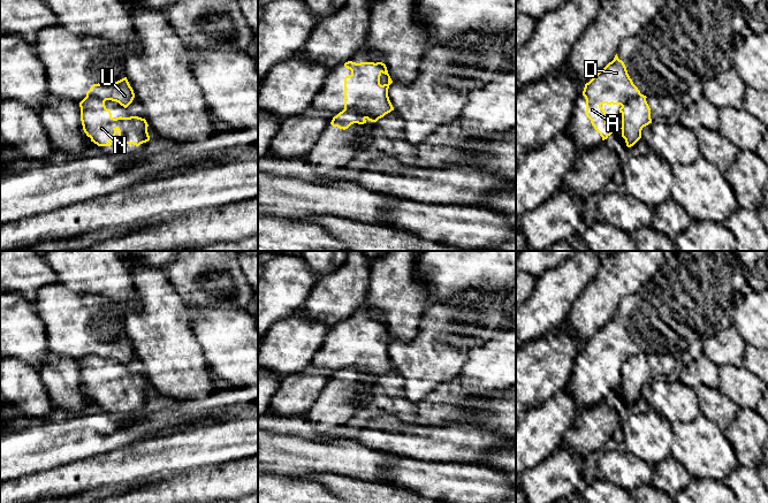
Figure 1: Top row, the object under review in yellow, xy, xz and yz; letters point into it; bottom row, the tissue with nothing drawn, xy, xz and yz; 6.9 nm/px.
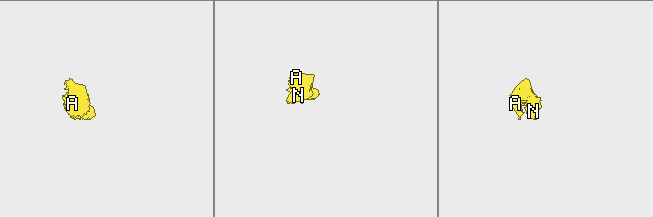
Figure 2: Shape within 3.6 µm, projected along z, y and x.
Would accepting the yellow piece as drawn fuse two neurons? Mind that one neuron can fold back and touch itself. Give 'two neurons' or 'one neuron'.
two neurons

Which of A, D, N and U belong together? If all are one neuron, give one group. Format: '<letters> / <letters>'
A D U / N

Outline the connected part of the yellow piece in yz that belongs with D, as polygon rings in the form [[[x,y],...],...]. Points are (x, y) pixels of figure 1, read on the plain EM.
[[[617,312],[611,320],[585,342],[583,349],[586,357],[585,372],[602,398],[607,397],[613,390],[607,381],[608,372],[601,364],[603,361],[621,363],[619,371],[622,371],[623,365],[640,352],[630,336],[624,320],[618,317]]]

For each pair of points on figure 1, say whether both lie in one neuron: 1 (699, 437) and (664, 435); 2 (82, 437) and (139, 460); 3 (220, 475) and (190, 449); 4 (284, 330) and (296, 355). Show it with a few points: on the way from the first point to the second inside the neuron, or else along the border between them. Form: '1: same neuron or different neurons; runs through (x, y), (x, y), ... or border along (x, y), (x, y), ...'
1: different neurons; border along (674, 432), (674, 437), (670, 441)
2: different neurons; border along (139, 442), (88, 457)
3: different neurons; border along (203, 465), (188, 469), (177, 474)
4: same neuron; runs through (284, 336), (290, 349)

